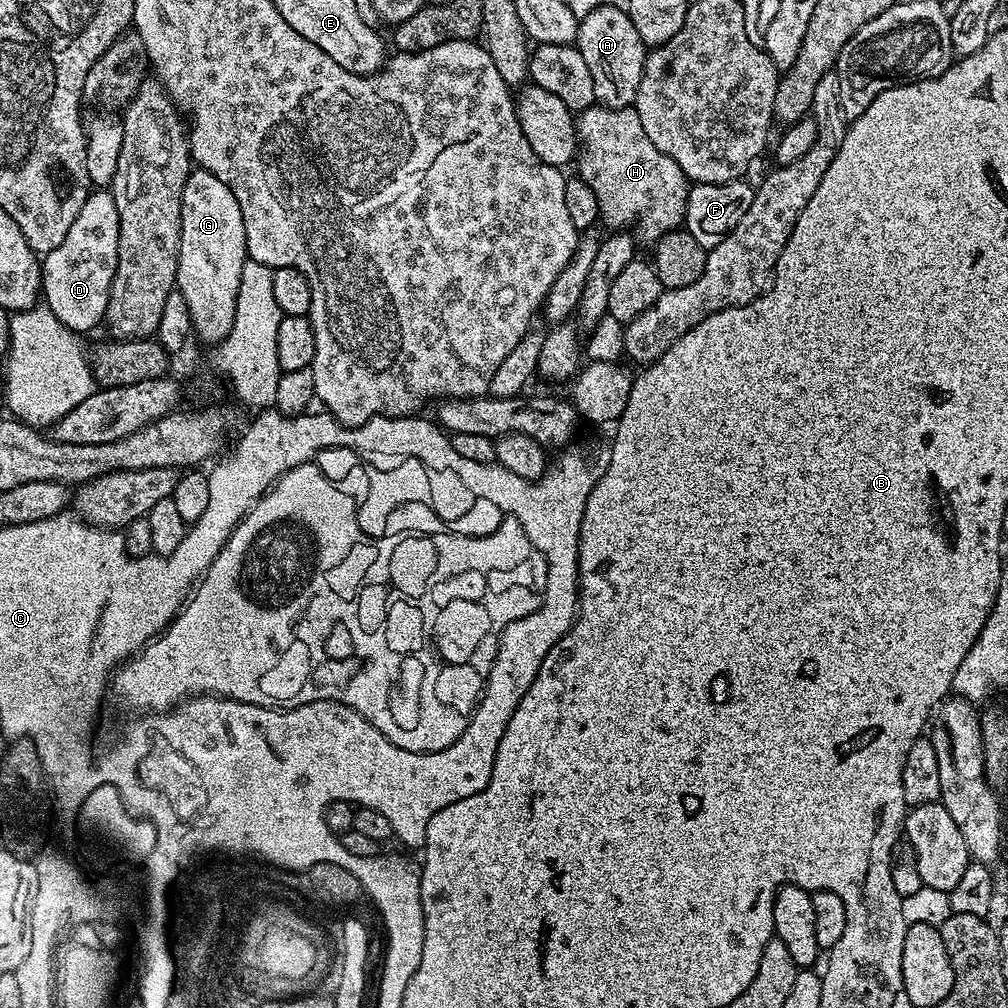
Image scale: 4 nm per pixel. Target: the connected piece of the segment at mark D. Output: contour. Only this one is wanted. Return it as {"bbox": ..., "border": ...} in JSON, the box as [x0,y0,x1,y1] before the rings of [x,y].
{"bbox":[42,191,118,334],"border":[[[89,191],[78,218],[70,226],[66,238],[59,246],[54,246],[42,260],[42,300],[49,310],[68,329],[77,334],[88,332],[91,328],[101,327],[106,306],[110,298],[110,286],[114,282],[114,270],[118,266],[118,206],[114,206],[111,191]]]}

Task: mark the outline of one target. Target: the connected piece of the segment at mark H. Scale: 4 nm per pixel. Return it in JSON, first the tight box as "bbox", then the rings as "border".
{"bbox":[575,106,690,245],"border":[[[593,106],[575,117],[576,139],[578,141],[578,165],[580,164],[579,179],[594,190],[594,198],[598,198],[600,220],[608,230],[628,230],[631,224],[636,224],[635,235],[648,243],[655,245],[665,234],[679,229],[684,222],[686,206],[688,205],[688,189],[690,181],[688,175],[650,138],[646,138],[646,130],[642,128],[642,118],[638,118],[635,107],[605,108]]]}

